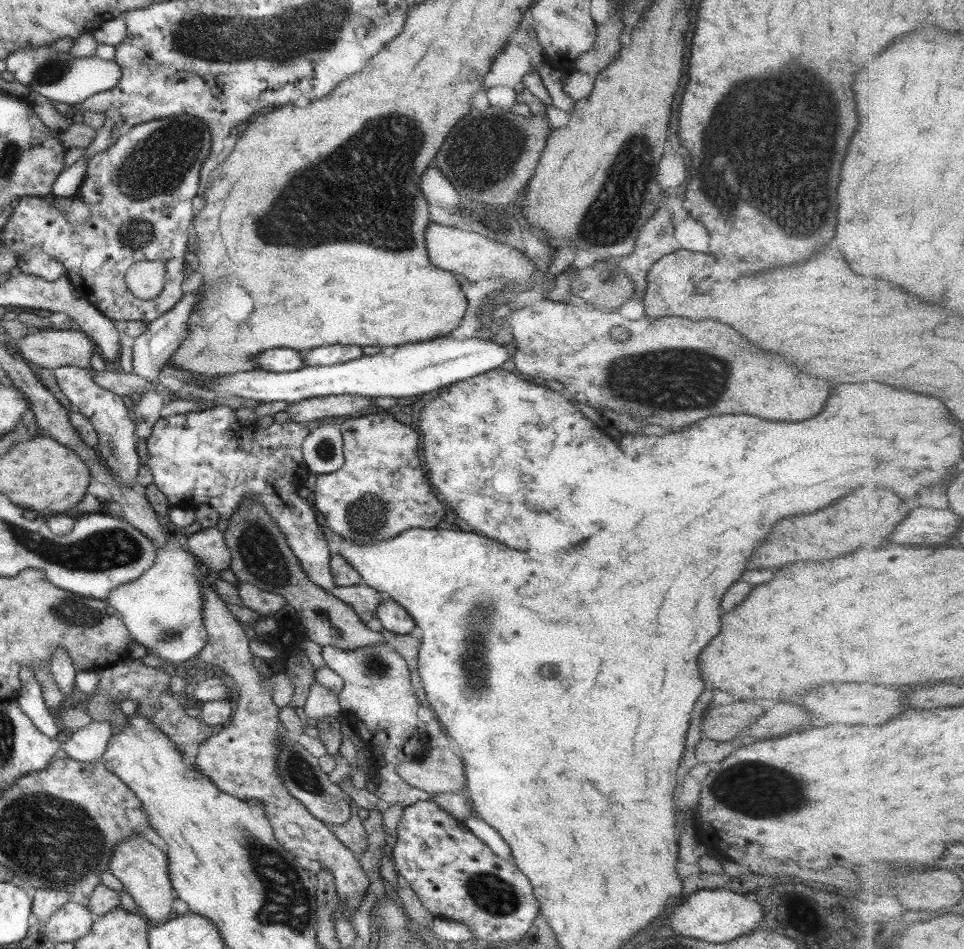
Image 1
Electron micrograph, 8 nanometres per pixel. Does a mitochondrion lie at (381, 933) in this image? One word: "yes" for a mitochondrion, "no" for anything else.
no

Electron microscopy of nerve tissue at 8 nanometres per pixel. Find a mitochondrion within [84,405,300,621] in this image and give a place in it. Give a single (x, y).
(261, 556)

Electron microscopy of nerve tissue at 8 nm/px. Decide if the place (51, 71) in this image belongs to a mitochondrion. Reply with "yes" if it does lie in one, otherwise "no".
yes

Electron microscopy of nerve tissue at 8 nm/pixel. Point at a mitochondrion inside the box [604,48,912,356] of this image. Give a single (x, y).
(741, 129)

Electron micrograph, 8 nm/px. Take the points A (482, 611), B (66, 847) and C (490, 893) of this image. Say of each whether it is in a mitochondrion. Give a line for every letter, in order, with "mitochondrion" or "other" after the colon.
A: mitochondrion
B: mitochondrion
C: mitochondrion

